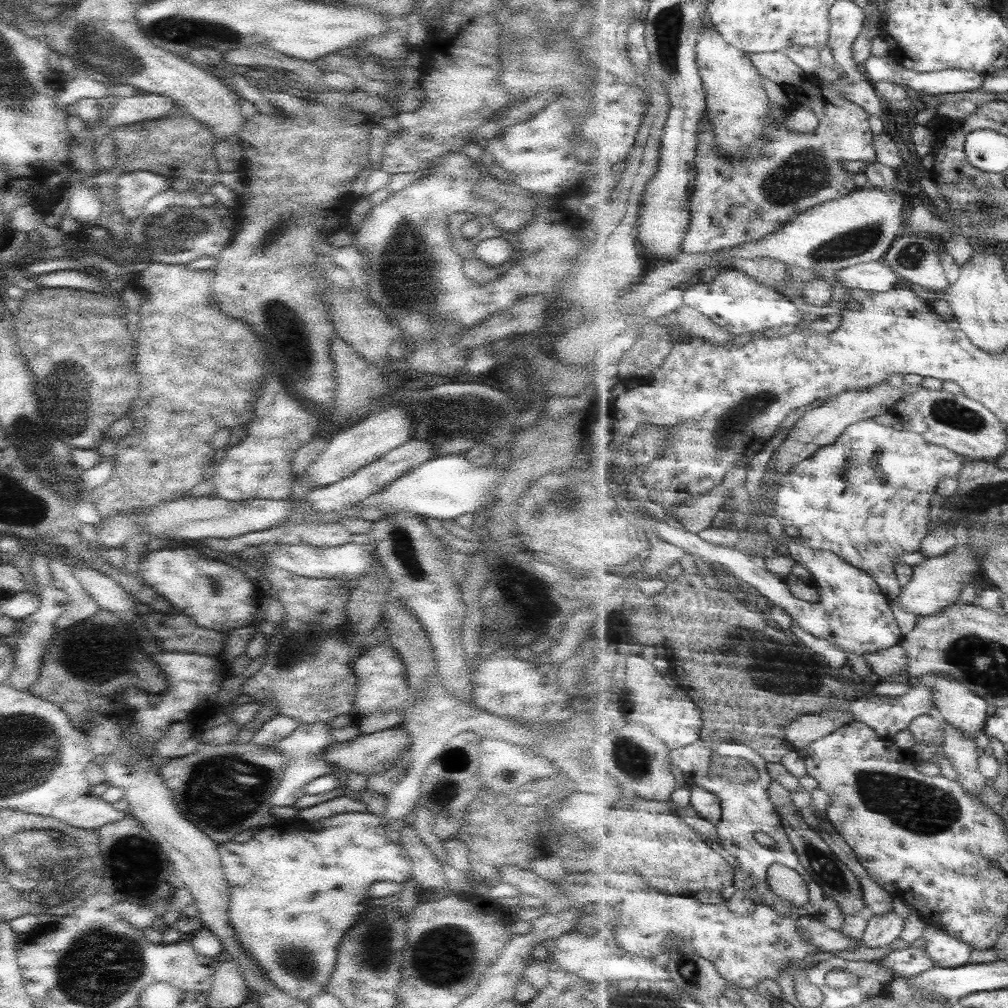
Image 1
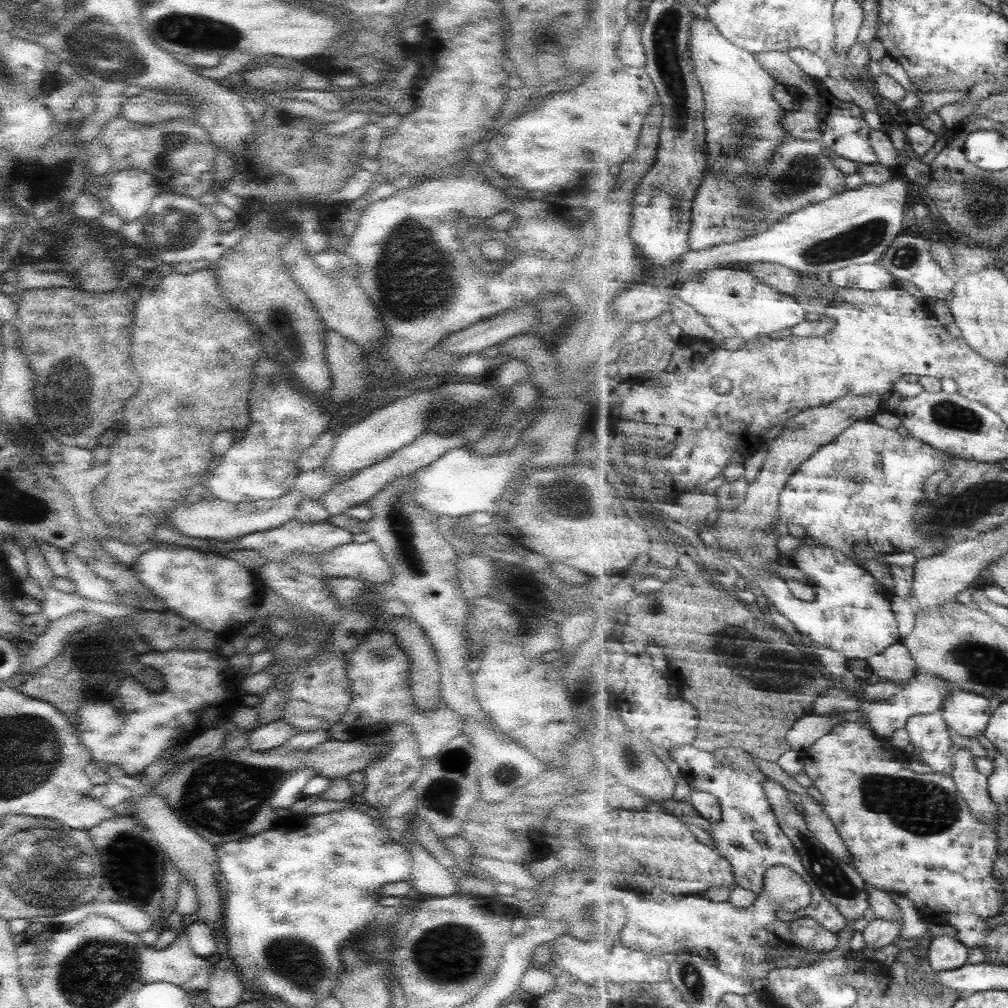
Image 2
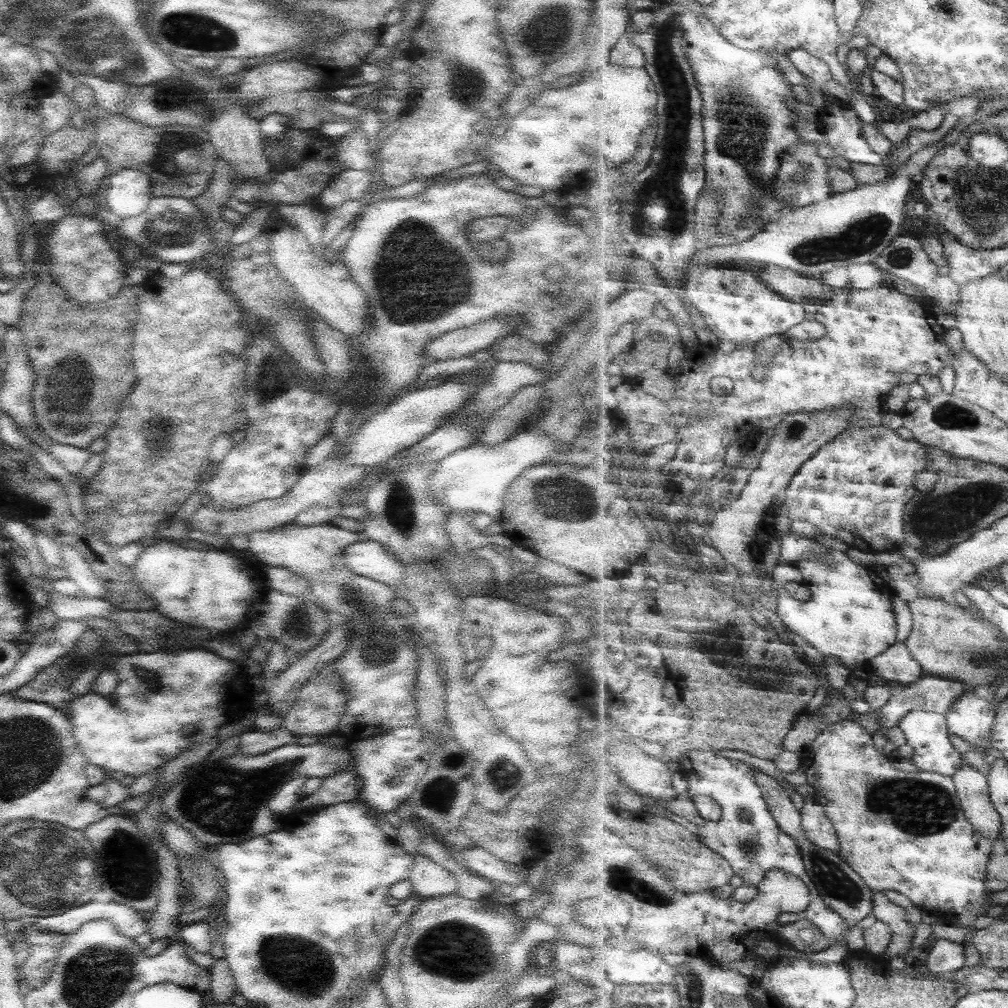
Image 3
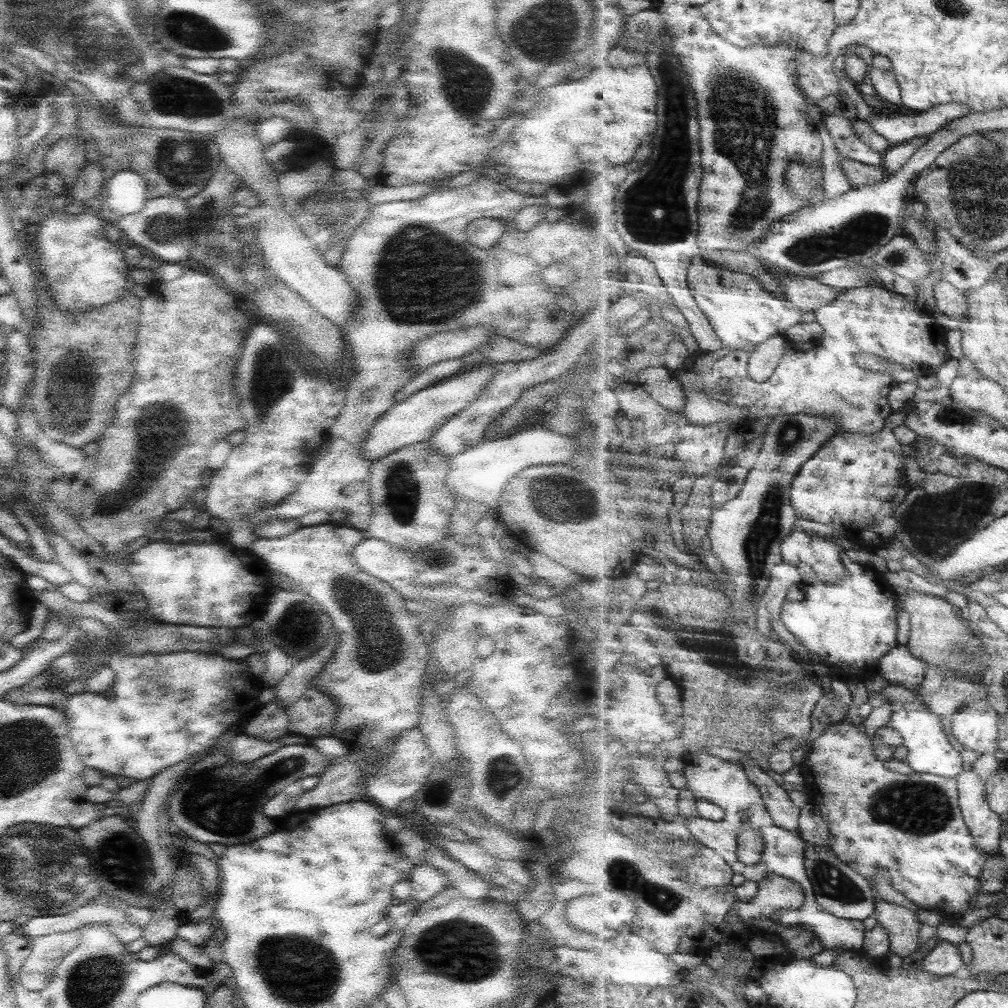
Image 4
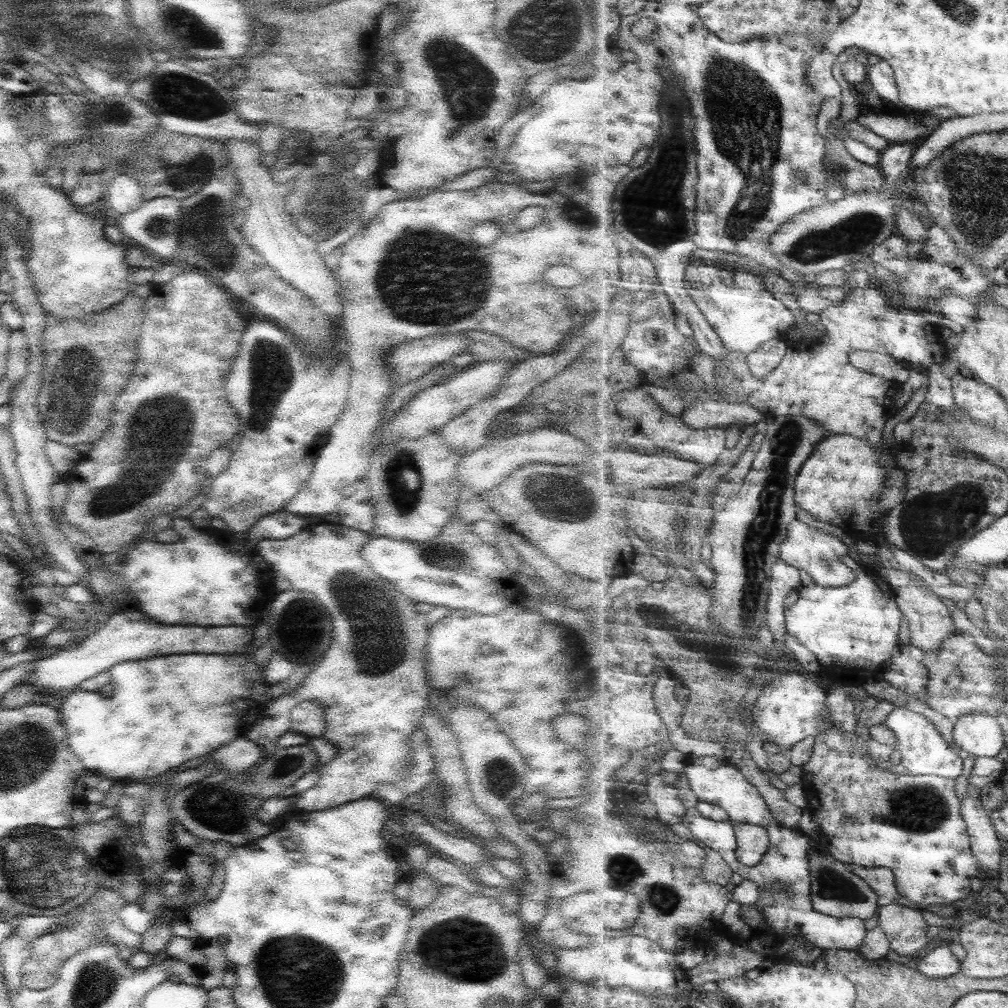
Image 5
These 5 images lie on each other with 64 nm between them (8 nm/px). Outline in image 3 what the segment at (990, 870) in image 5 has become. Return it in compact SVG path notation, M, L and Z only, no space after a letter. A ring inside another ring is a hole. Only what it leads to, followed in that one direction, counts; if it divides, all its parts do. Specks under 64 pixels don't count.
M964 760L962 769L953 778L963 811L966 812L967 818L971 820L971 824L974 824L975 831L979 832L983 837L991 839L991 843L995 843L999 839L999 835L1002 834L1002 817L997 813L995 806L993 806L988 789L987 775L973 768Z

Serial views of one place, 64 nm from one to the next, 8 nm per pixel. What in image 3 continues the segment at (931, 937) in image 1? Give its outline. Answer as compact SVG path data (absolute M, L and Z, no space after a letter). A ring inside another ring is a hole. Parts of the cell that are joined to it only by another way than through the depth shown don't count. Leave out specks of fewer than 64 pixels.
M937 940L926 960L926 968L934 976L946 976L966 966L966 948L963 943L955 944L951 940Z

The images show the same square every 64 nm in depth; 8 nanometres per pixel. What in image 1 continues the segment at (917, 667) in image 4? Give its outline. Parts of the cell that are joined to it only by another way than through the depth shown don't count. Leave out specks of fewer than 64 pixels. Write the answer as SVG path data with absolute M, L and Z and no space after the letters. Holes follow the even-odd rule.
M899 644L886 648L881 652L866 654L865 660L869 664L873 673L877 674L881 681L884 680L906 680L904 676L908 672L908 656Z

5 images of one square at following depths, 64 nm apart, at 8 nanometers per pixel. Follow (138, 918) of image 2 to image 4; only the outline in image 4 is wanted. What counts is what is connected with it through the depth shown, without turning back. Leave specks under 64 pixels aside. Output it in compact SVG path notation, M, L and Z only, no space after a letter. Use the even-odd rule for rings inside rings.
M89 902L67 913L57 913L61 916L30 917L18 926L16 931L26 938L35 938L58 932L78 929L85 924L106 924L118 939L124 944L142 937L143 928L127 922L124 905L95 904Z

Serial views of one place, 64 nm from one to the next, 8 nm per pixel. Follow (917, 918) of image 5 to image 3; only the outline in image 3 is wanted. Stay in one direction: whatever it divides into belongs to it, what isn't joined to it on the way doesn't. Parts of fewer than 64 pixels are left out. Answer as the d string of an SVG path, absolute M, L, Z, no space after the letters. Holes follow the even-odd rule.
M883 892L874 893L874 909L872 912L878 920L885 922L891 927L893 931L893 942L887 949L887 953L881 956L885 959L885 964L888 960L897 958L898 956L904 956L909 952L911 944L913 944L913 935L915 934L914 926L910 923L909 915L906 913L906 910L903 907L897 906L892 900L889 900L888 896L885 896Z

